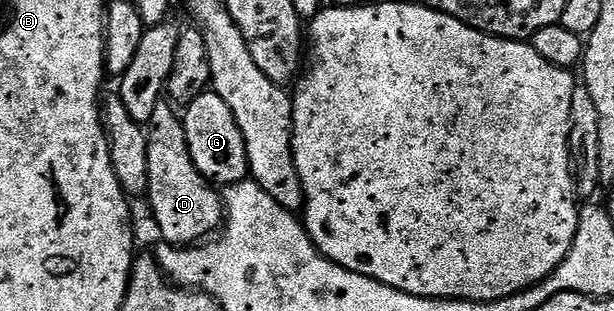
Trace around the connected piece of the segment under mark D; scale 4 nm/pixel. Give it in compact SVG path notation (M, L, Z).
M166 99L154 106L150 122L146 126L147 131L147 174L150 206L154 212L154 218L162 234L161 239L172 246L188 246L205 239L210 232L215 233L223 223L224 206L223 197L217 187L211 181L205 179L201 172L194 166L190 157L189 143L186 142L186 134L183 119L173 103Z

